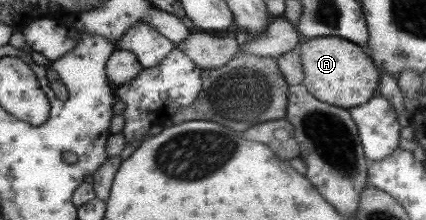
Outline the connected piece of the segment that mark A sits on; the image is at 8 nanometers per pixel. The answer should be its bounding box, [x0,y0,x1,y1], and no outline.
[298,37,381,110]

